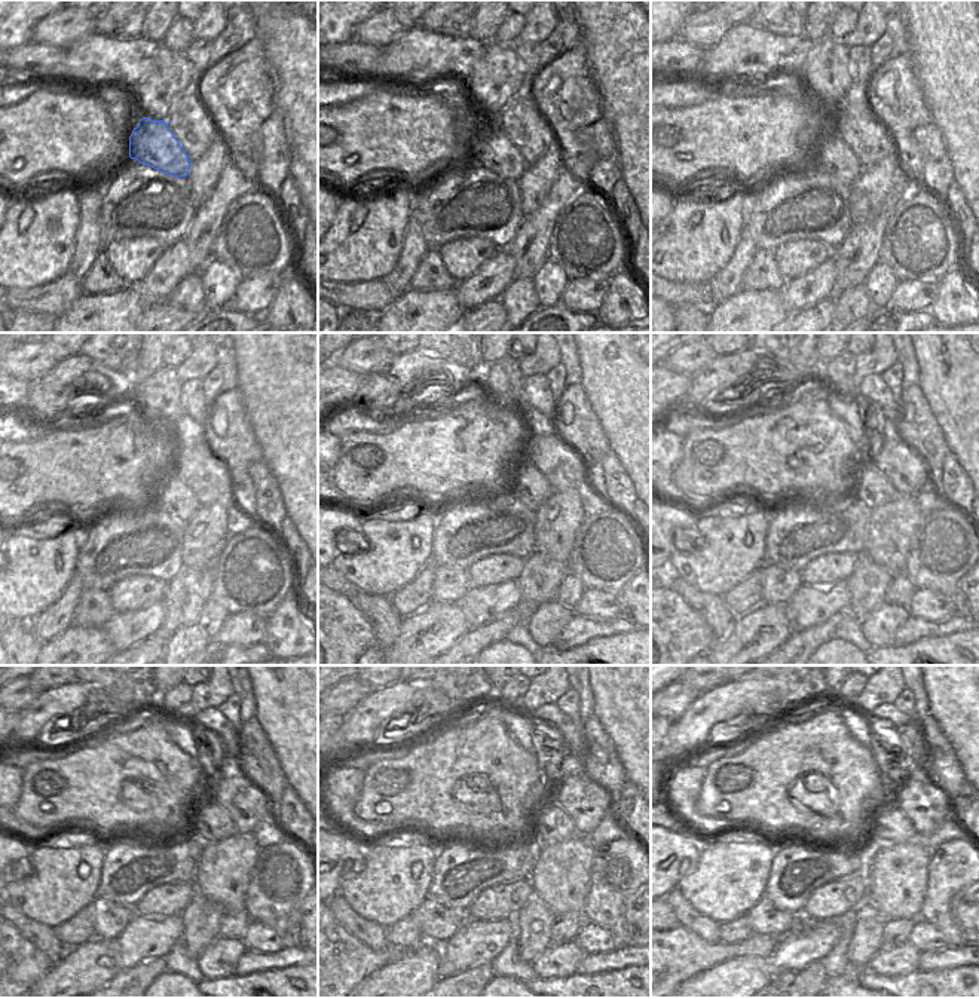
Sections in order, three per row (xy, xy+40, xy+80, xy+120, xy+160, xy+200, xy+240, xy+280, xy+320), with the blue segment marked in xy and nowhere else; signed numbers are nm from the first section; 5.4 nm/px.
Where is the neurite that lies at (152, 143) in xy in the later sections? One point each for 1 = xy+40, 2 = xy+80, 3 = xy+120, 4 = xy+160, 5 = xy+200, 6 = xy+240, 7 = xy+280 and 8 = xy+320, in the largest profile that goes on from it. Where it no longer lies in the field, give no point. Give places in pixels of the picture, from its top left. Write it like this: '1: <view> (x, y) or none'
1: xy+40 (495, 152)
2: xy+80 (834, 158)
3: xy+120 (176, 498)
4: xy+160 (538, 489)
5: xy+200 (874, 489)
6: xy+240 (213, 823)
7: xy+280 (551, 824)
8: xy+320 (892, 826)

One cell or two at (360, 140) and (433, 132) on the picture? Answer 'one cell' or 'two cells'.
one cell

